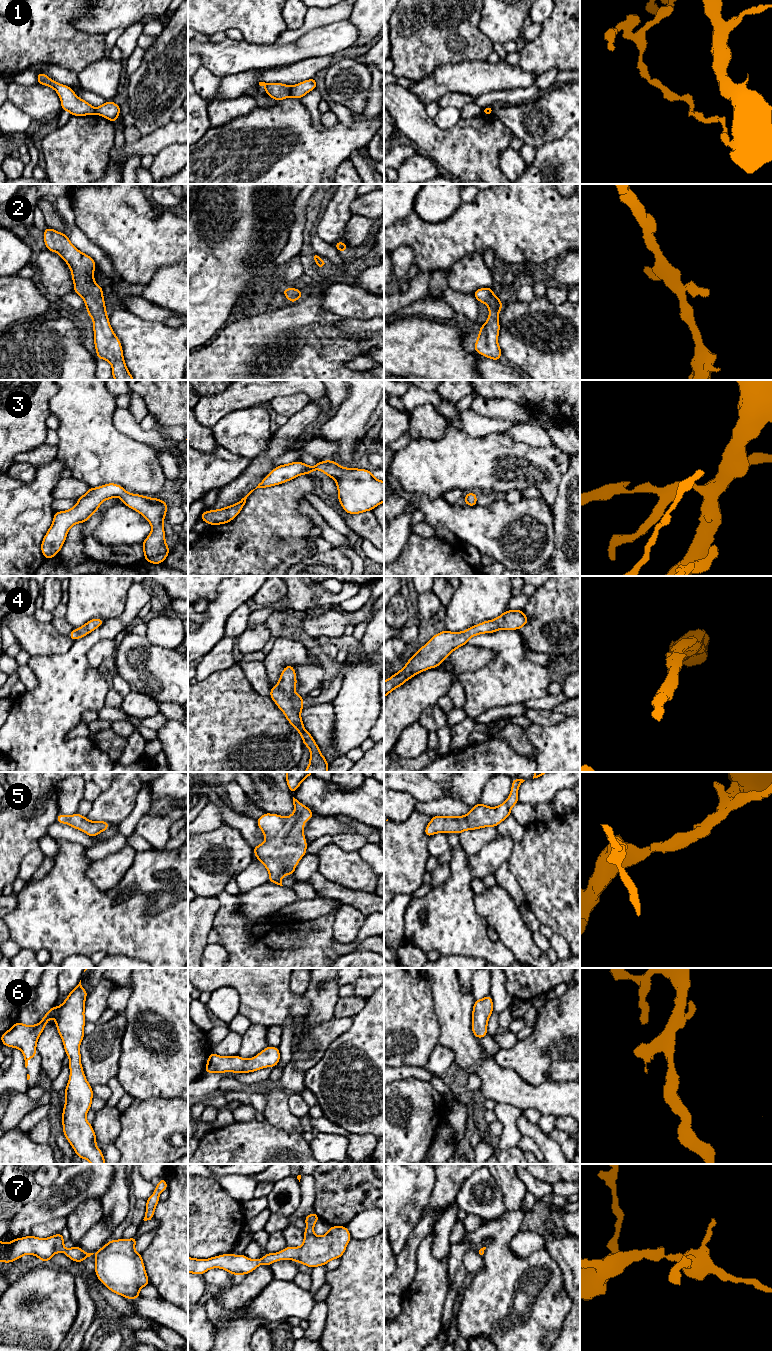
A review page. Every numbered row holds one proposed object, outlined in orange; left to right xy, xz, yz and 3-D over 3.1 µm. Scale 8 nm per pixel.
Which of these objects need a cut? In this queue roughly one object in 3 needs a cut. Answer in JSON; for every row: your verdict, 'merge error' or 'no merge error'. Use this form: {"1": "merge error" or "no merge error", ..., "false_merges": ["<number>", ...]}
{"1": "merge error", "2": "no merge error", "3": "no merge error", "4": "no merge error", "5": "no merge error", "6": "no merge error", "7": "no merge error", "false_merges": ["1"]}

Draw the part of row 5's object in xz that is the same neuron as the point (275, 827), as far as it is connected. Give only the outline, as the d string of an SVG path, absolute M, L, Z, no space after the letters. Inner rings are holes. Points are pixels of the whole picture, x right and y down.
M293 797L294 813L288 817L264 813L256 822L265 842L253 848L256 858L269 872L268 882L282 885L284 875L294 875L295 868L307 853L304 824L314 814Z

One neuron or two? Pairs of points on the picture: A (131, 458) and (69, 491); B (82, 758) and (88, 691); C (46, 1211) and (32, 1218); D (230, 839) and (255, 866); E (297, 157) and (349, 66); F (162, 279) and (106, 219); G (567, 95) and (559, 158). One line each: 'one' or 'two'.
A: two
B: one
C: one
D: two
E: two
F: two
G: two

